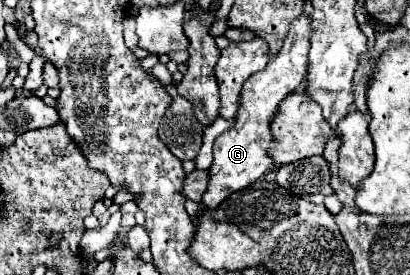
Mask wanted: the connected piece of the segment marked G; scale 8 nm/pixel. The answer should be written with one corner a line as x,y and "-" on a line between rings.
301,16
293,20
289,26
289,34
283,42
279,54
267,64
263,72
253,74
241,88
239,110
235,122
229,130
213,142
213,164
209,168
209,186
203,194
203,206
207,210
217,210
217,206
233,192
247,188
263,174
273,168
273,160
267,156
267,148
273,140
269,124
273,114
277,112
279,102
297,90
297,86
307,76
307,56
309,56
309,38
311,38
311,20
309,16

